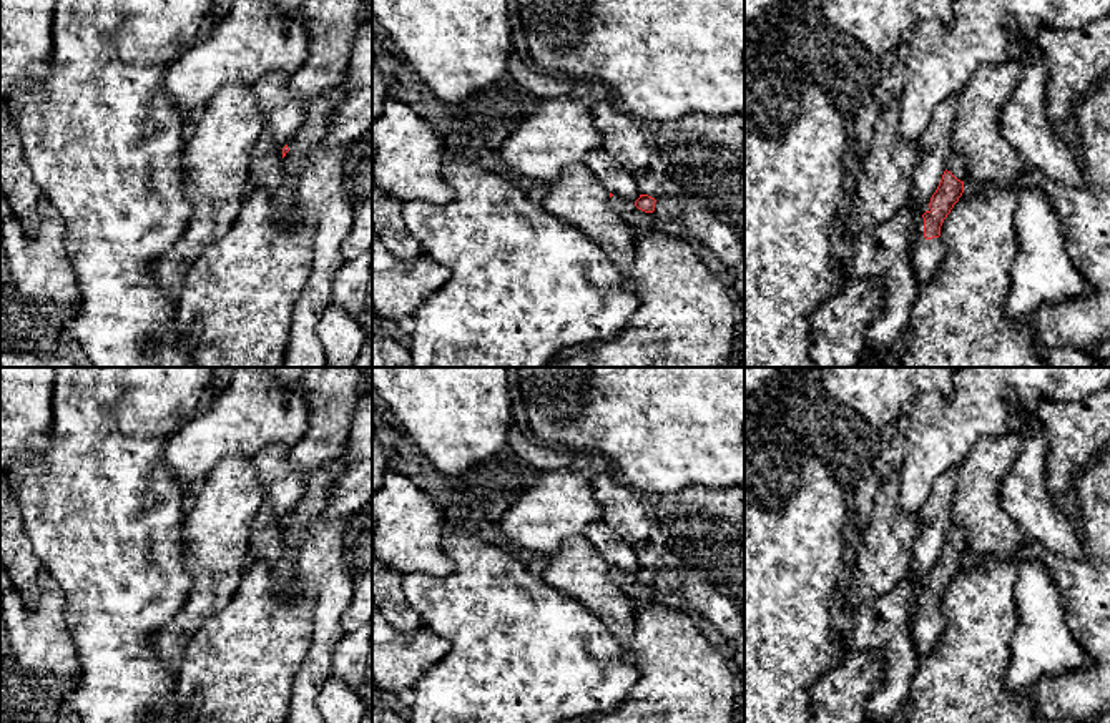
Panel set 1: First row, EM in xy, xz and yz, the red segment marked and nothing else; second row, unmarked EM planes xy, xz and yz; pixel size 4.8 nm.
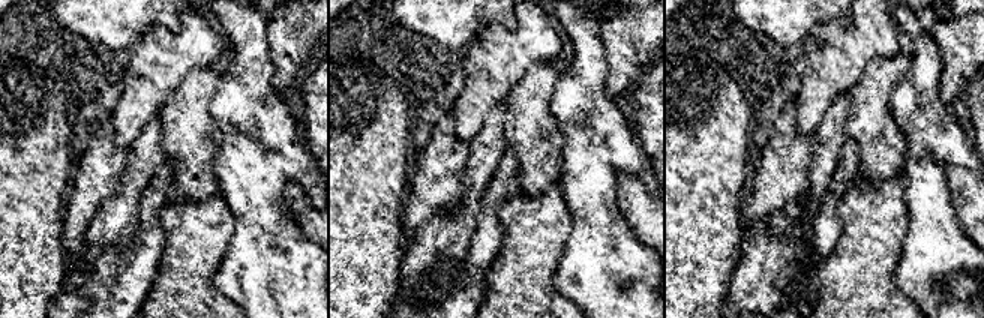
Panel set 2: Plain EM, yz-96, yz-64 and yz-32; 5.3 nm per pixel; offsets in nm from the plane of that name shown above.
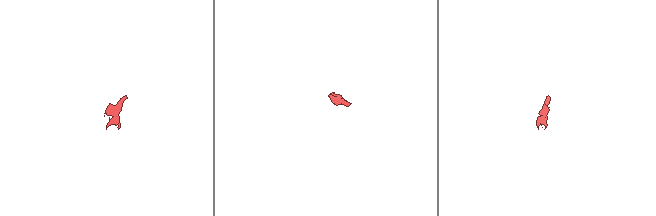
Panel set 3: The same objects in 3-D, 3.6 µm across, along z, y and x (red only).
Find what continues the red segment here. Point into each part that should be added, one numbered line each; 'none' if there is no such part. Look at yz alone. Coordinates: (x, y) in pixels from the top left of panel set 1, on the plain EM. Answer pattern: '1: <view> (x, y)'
1: yz (954, 536)
2: yz (926, 627)

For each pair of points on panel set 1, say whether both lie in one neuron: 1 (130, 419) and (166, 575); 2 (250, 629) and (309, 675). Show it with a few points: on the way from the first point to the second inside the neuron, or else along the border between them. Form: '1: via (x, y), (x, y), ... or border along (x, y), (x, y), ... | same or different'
1: via (133, 457), (133, 537) | same
2: border along (309, 630), (309, 650), (294, 677), (288, 705) | different

